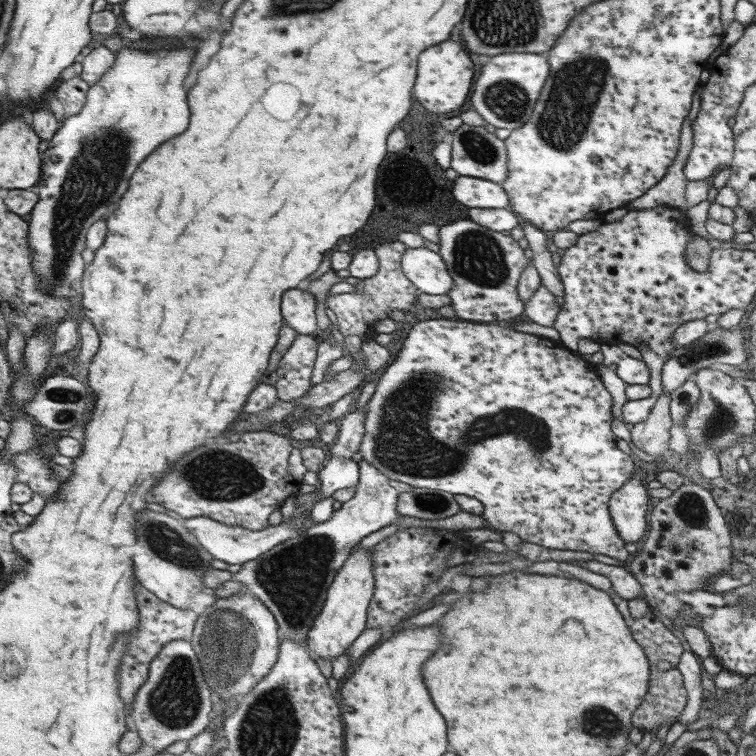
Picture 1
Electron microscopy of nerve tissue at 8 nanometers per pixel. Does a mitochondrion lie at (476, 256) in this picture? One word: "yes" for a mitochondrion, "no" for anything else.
yes

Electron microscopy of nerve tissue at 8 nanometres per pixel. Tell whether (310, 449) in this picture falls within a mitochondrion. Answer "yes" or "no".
no

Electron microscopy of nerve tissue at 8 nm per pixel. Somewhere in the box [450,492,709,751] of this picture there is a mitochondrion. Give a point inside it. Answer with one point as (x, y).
(601, 723)

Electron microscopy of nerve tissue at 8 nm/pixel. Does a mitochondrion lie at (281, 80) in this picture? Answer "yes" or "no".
no

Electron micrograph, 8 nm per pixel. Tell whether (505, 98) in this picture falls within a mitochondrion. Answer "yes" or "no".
yes

